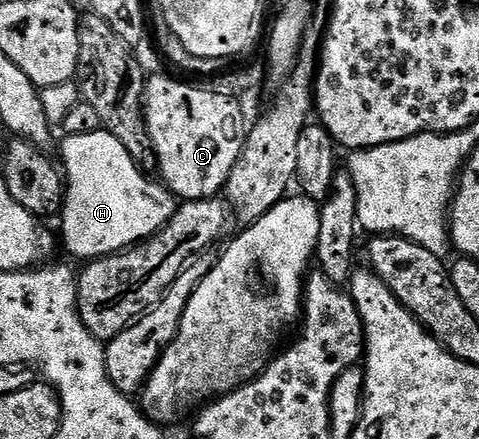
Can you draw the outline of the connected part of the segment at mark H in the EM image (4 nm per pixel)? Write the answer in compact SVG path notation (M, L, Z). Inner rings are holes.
M102 129L86 133L84 137L65 135L62 140L60 166L67 180L67 190L59 215L59 219L65 222L61 227L61 235L59 231L59 239L65 242L66 249L75 258L92 261L102 259L104 255L115 255L118 251L137 246L167 225L179 206L178 200L160 182L152 183L149 180L152 178L137 166L131 153L127 153L127 149L123 149L123 145L119 145L111 133Z

